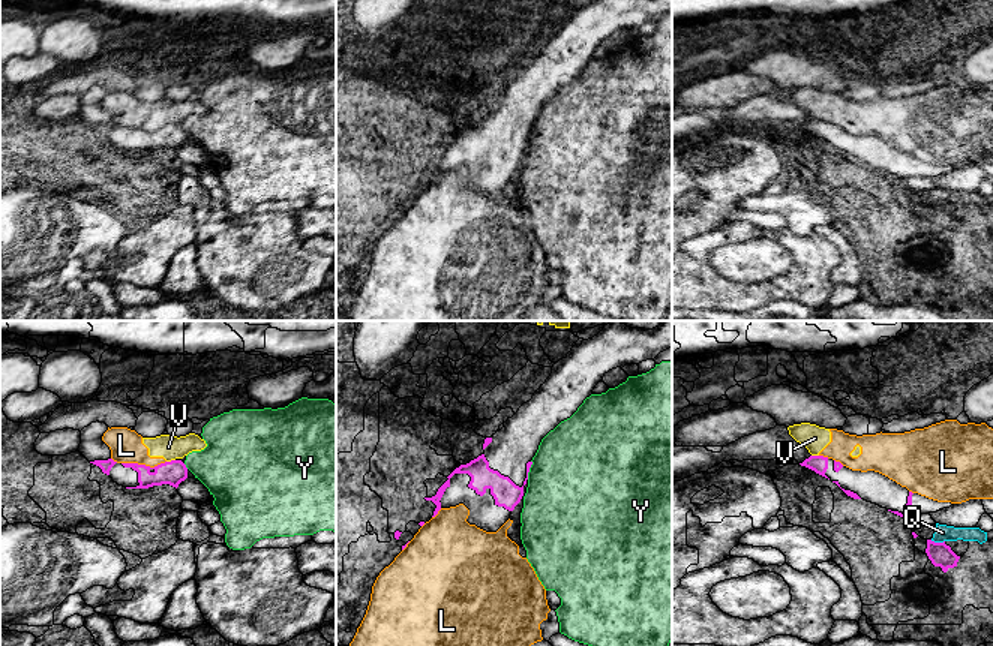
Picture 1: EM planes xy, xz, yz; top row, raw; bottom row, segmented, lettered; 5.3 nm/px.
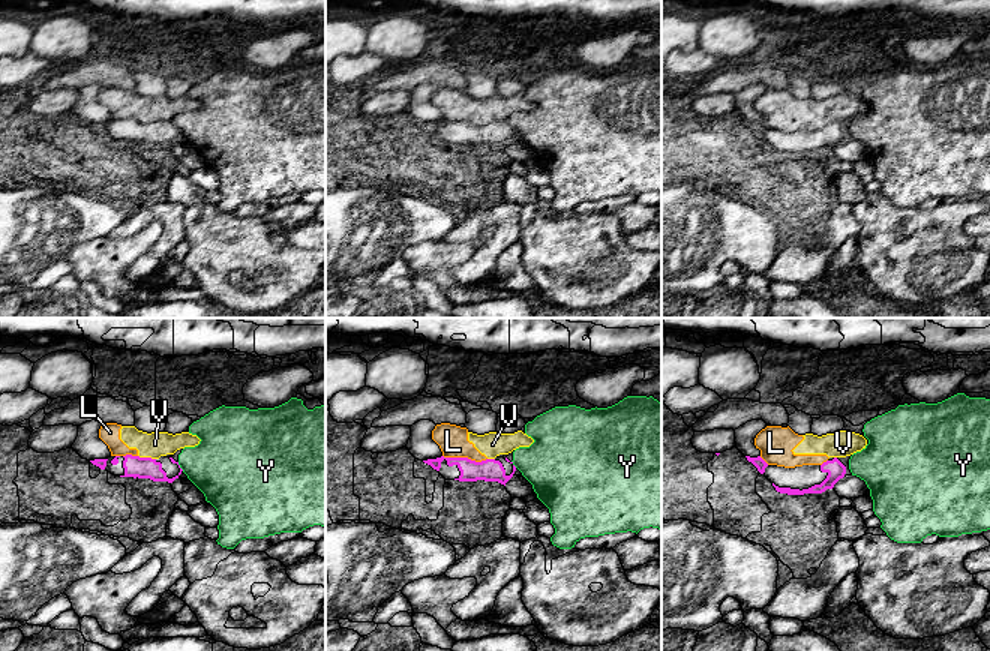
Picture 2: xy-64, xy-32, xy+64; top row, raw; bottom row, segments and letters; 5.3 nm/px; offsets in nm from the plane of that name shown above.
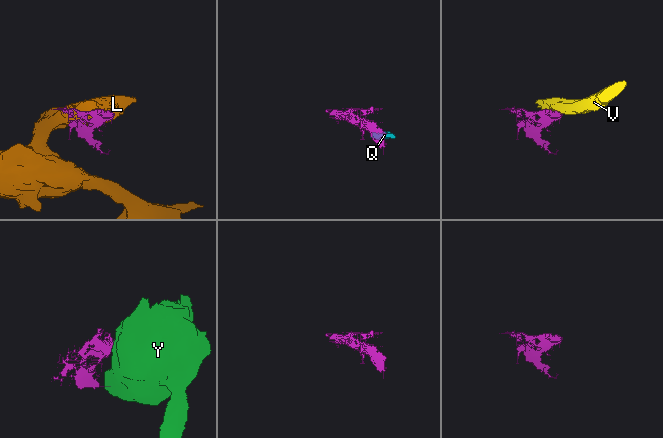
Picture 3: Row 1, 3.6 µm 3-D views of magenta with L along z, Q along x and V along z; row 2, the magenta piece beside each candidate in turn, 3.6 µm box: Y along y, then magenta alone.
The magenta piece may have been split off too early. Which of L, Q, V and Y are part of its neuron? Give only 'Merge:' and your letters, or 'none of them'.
Merge: none of them

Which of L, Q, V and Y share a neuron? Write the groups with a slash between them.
L V / Q / Y

